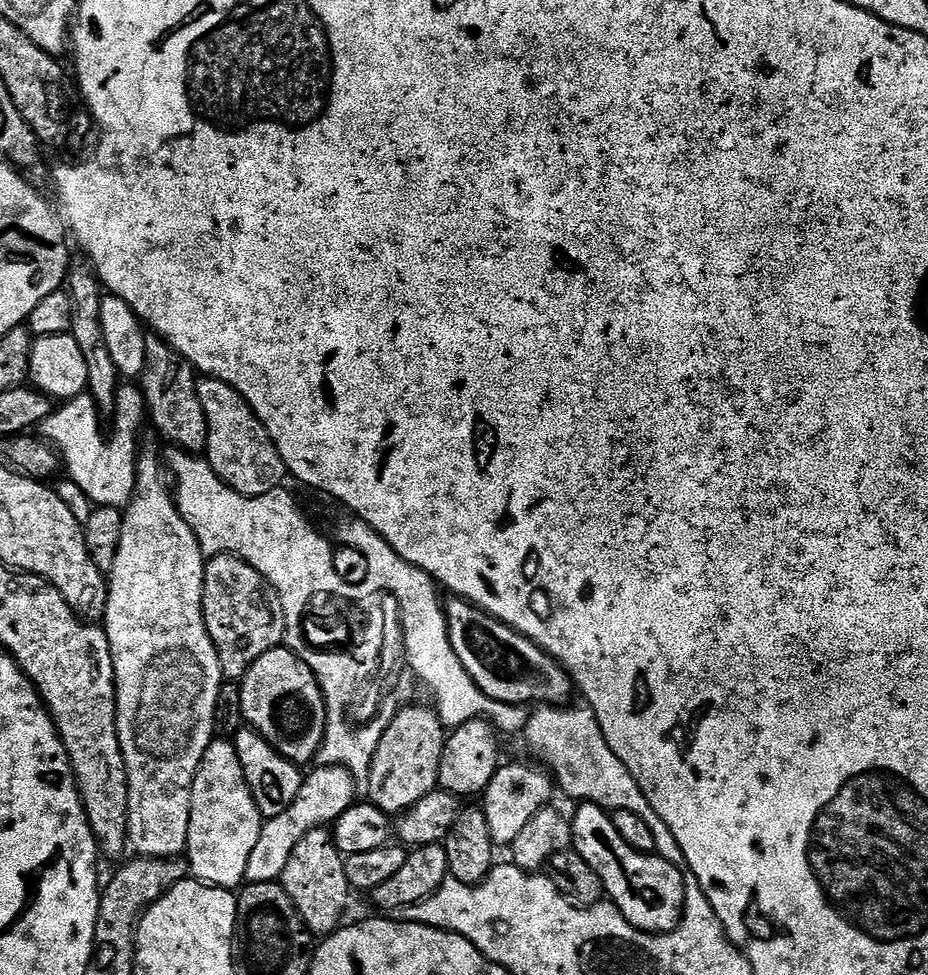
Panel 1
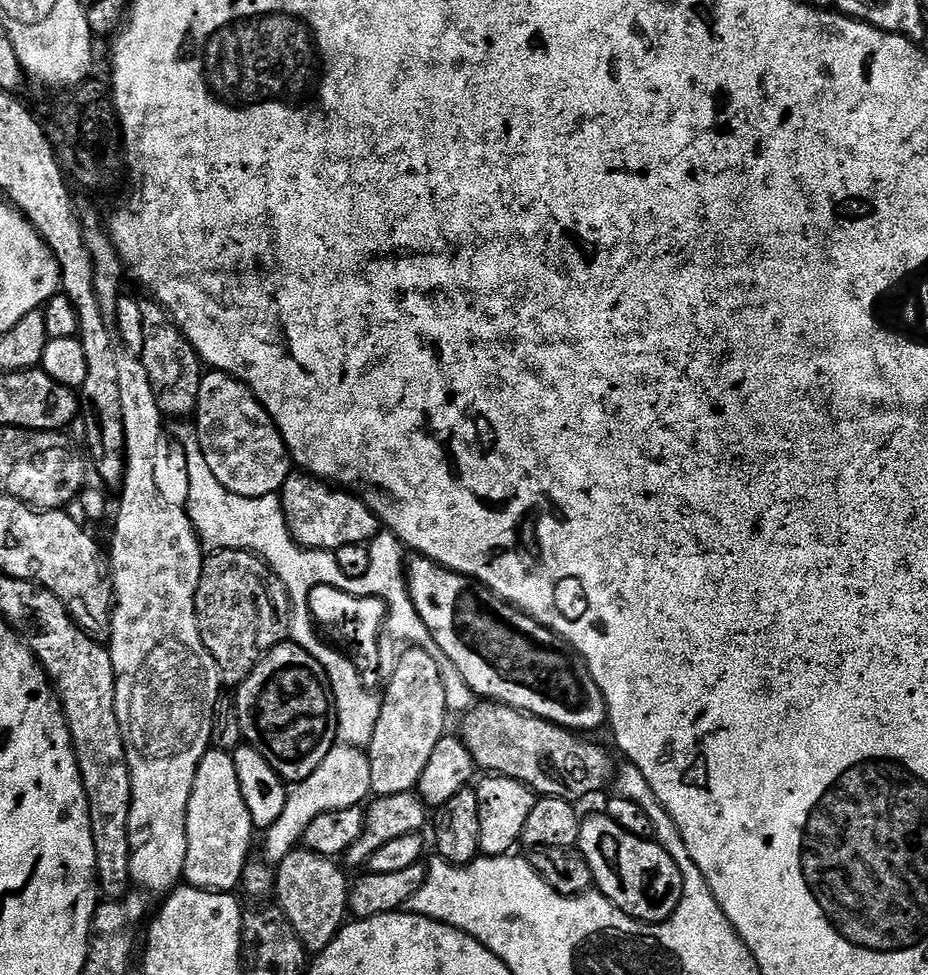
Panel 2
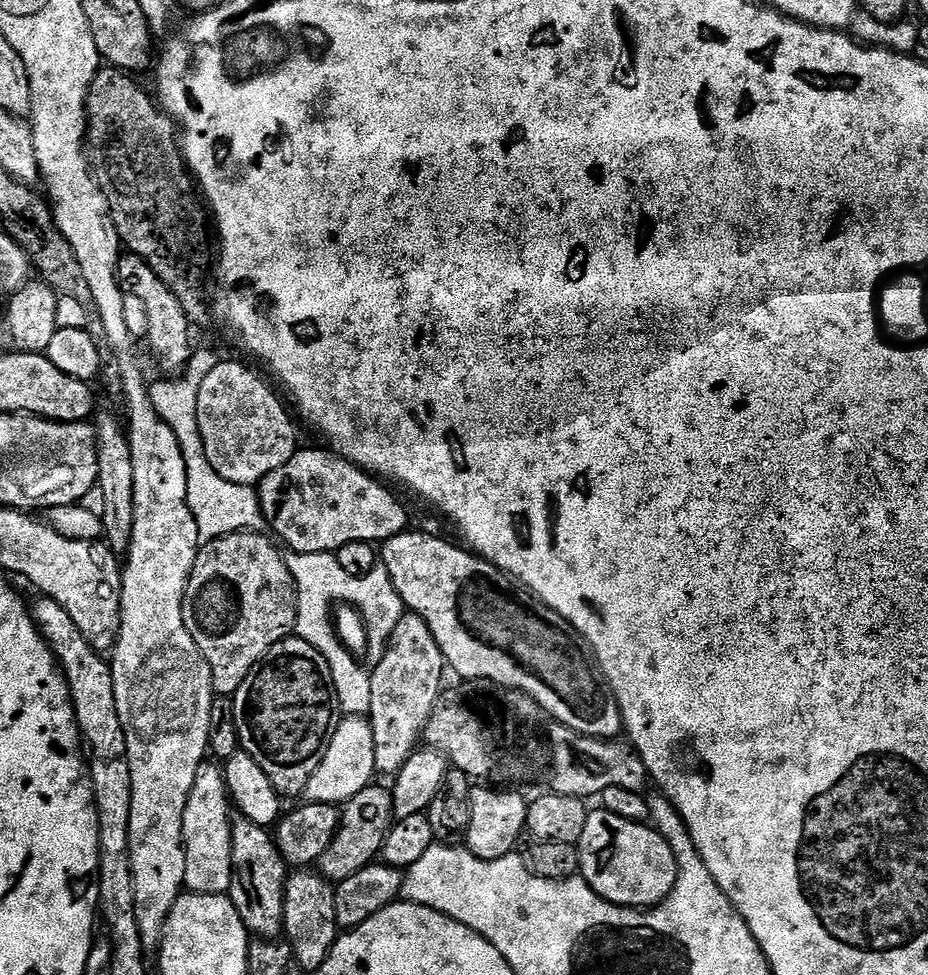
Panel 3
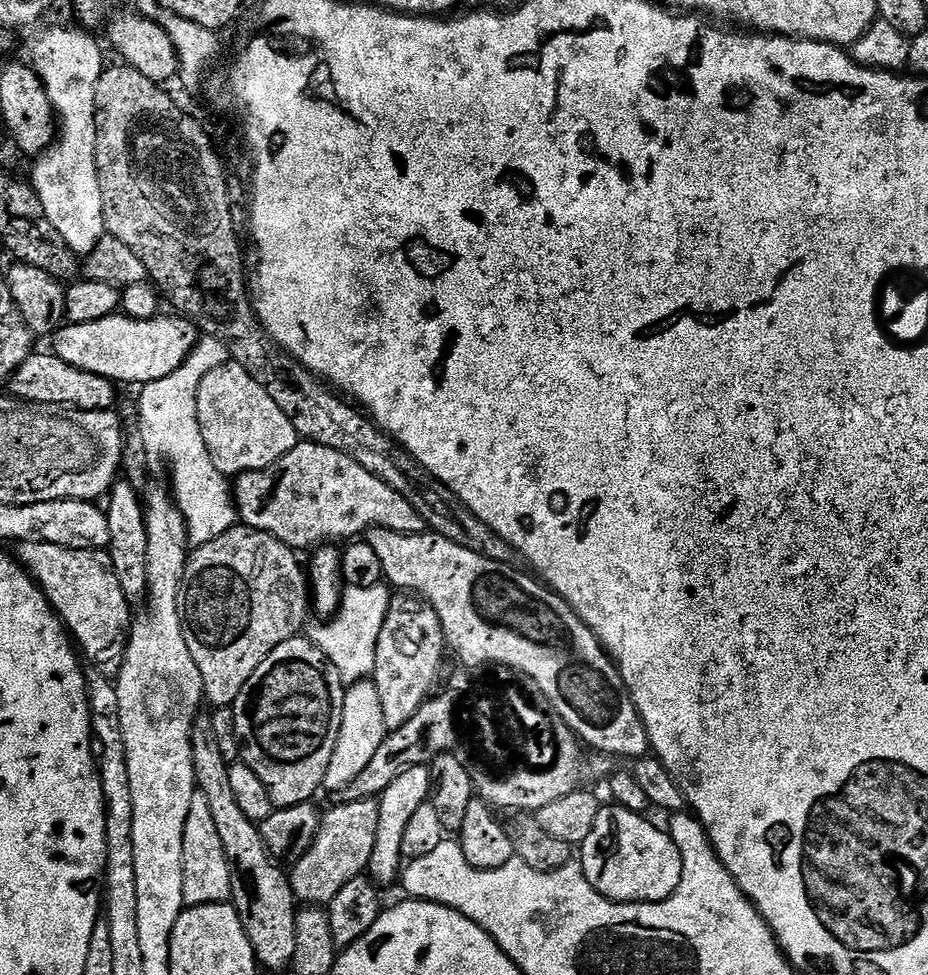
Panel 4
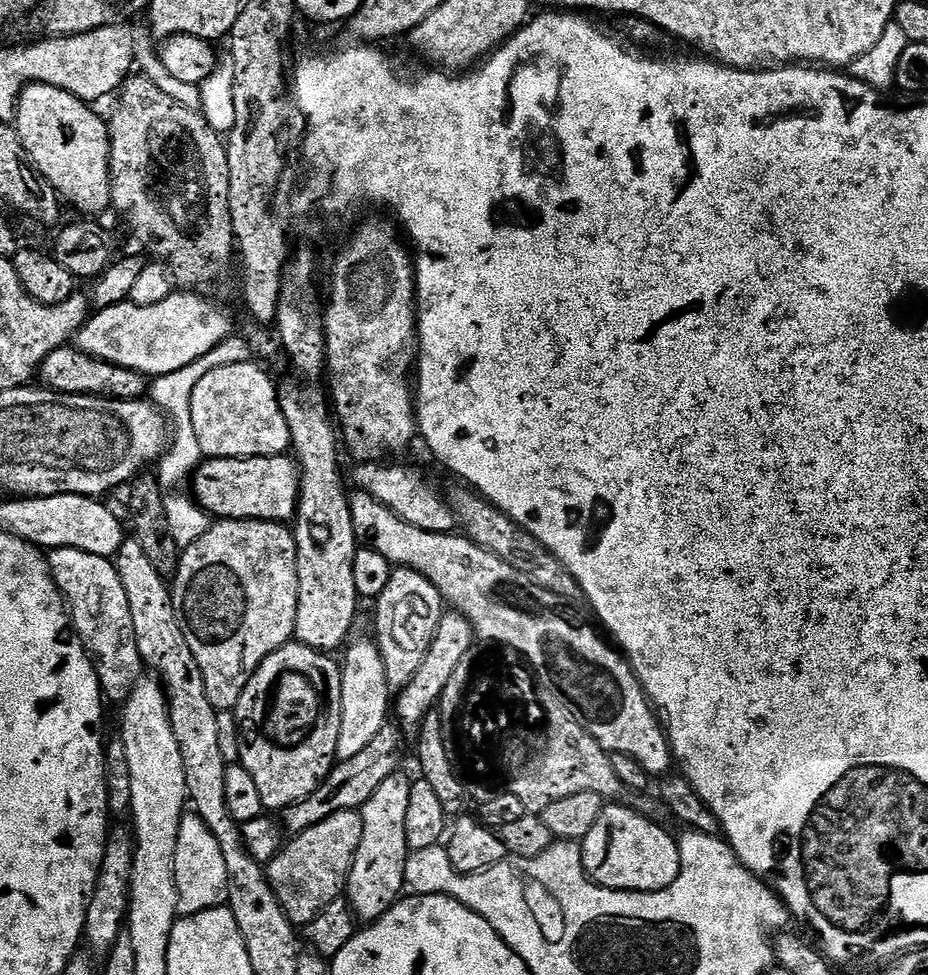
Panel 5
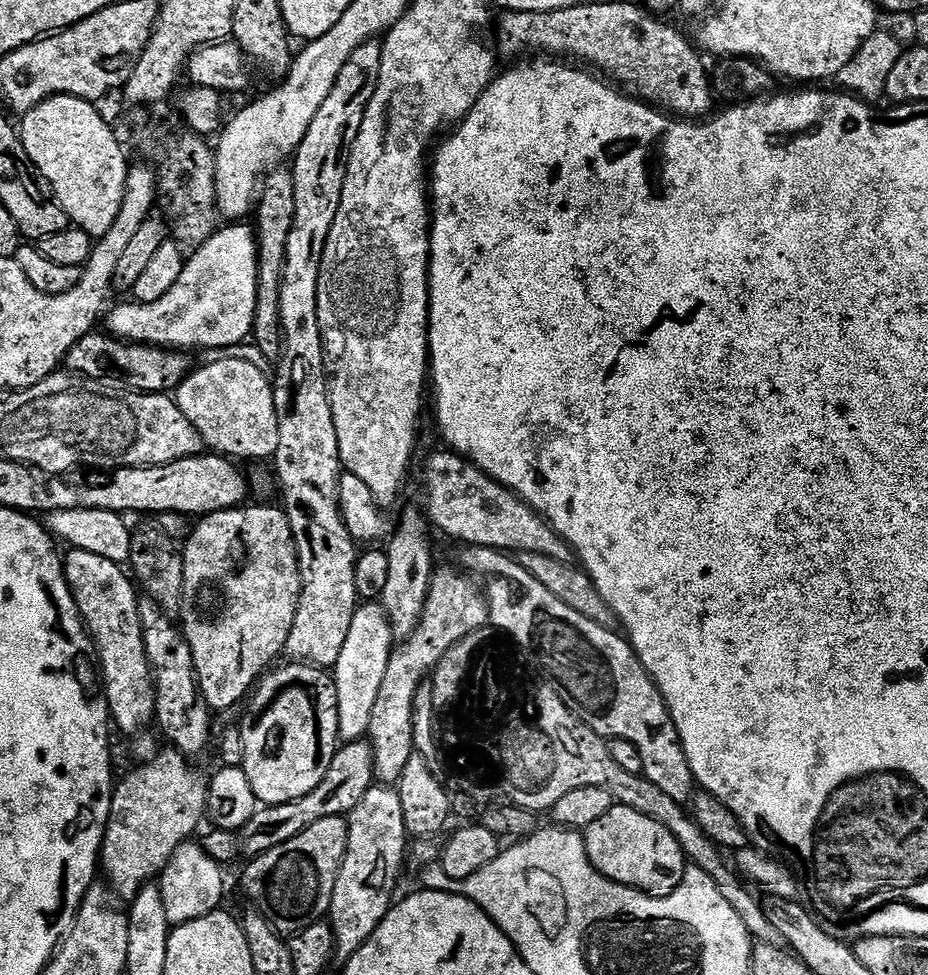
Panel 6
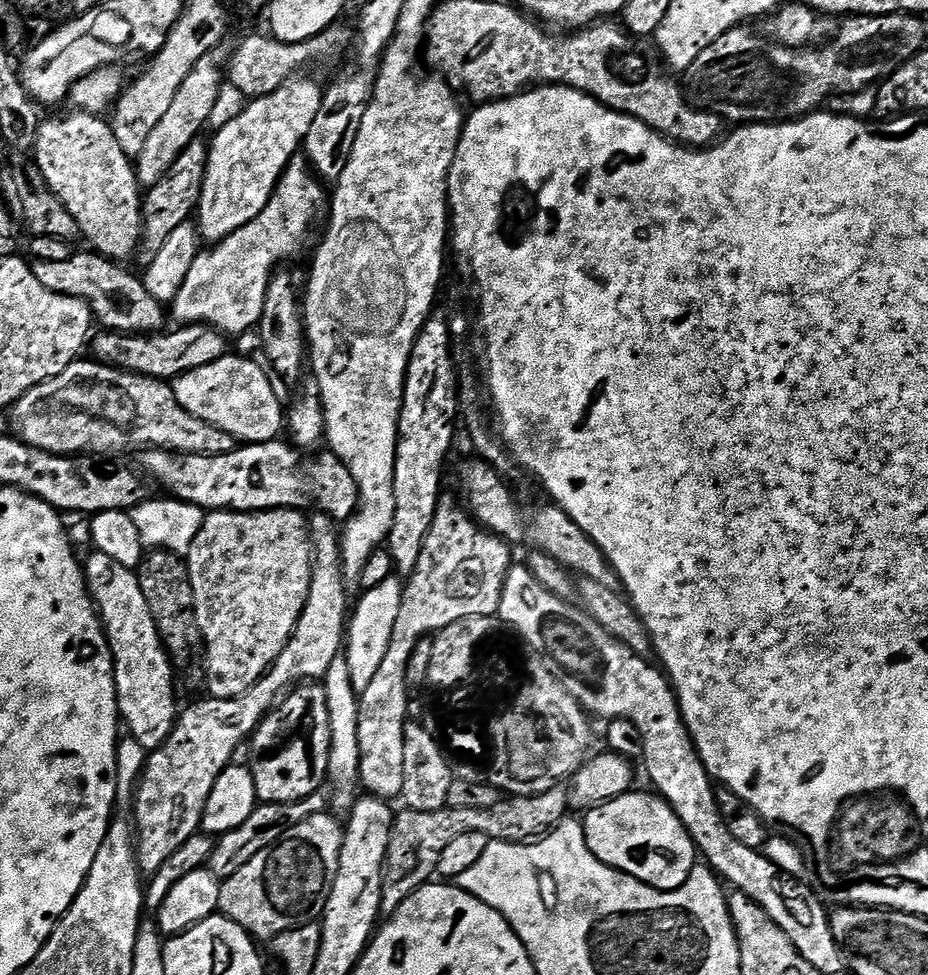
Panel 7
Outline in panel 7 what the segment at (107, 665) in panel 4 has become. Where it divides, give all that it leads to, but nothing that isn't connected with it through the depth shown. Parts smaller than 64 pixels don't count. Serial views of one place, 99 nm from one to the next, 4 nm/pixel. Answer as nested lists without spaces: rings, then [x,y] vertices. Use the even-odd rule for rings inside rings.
[[[93,551],[91,555],[82,567],[112,651],[118,710],[127,731],[128,728],[132,731],[131,739],[137,740],[145,750],[161,748],[178,719],[176,684],[172,681],[174,665],[160,640],[154,614],[146,606],[139,575],[106,554]]]

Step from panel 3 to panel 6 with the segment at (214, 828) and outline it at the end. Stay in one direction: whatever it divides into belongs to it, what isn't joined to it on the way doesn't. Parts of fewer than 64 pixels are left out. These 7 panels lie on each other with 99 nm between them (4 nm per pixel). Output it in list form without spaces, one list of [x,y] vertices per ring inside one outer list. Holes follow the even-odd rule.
[[[189,842],[178,846],[168,865],[158,877],[158,887],[162,894],[162,904],[166,906],[169,925],[194,922],[206,914],[217,911],[224,900],[225,869],[204,848],[203,843]]]

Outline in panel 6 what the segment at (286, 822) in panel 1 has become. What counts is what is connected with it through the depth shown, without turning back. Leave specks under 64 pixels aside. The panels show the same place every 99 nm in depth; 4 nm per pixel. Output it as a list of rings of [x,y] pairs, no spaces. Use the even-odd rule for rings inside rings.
[[[361,603],[354,614],[354,622],[350,622],[346,646],[342,646],[342,654],[338,654],[338,662],[334,665],[341,741],[351,742],[367,737],[370,714],[374,714],[374,701],[378,698],[378,690],[382,687],[382,678],[393,651],[392,623],[384,613],[383,603]]]

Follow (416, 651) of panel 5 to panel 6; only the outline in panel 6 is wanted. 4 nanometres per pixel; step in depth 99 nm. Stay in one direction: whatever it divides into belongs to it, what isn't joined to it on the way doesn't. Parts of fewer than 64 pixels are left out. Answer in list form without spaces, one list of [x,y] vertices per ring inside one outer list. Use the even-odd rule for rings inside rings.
[[[408,508],[401,514],[397,524],[395,521],[394,531],[386,544],[390,571],[382,603],[384,613],[392,623],[392,635],[396,638],[408,637],[416,629],[424,613],[434,571],[432,544],[428,541],[428,532],[430,533],[430,521],[427,515],[421,509],[419,512],[416,508]]]

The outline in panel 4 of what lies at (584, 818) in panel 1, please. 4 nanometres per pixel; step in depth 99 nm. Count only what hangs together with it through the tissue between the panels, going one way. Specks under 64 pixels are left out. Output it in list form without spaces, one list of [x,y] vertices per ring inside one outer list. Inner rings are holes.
[[[612,802],[601,807],[598,818],[594,818],[594,830],[590,830],[590,838],[578,848],[578,862],[584,867],[586,878],[598,894],[607,900],[617,900],[619,904],[657,904],[678,890],[678,882],[682,882],[682,854],[667,831],[664,832],[656,824],[651,824],[647,815],[631,812]]]

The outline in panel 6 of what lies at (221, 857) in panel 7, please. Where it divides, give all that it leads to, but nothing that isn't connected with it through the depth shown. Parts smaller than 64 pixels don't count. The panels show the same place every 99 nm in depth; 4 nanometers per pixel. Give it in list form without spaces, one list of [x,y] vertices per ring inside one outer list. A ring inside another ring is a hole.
[[[367,739],[354,740],[337,747],[334,758],[330,762],[330,770],[326,770],[326,778],[306,794],[306,798],[294,798],[294,802],[285,804],[265,804],[257,807],[248,825],[242,829],[242,848],[249,857],[259,856],[261,852],[270,850],[282,842],[290,842],[294,834],[302,834],[306,826],[314,826],[322,818],[331,816],[347,817],[349,812],[362,802],[366,790],[374,787],[374,754],[372,745]]]

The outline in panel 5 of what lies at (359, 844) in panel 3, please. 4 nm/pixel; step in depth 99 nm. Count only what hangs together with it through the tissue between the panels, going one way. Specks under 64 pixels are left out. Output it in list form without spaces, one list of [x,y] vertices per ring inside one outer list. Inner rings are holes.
[[[347,808],[338,814],[330,814],[330,818],[318,822],[318,826],[295,833],[279,854],[268,861],[268,881],[293,925],[308,925],[326,905],[341,899],[356,857],[358,842],[362,842],[363,825],[357,809]]]

